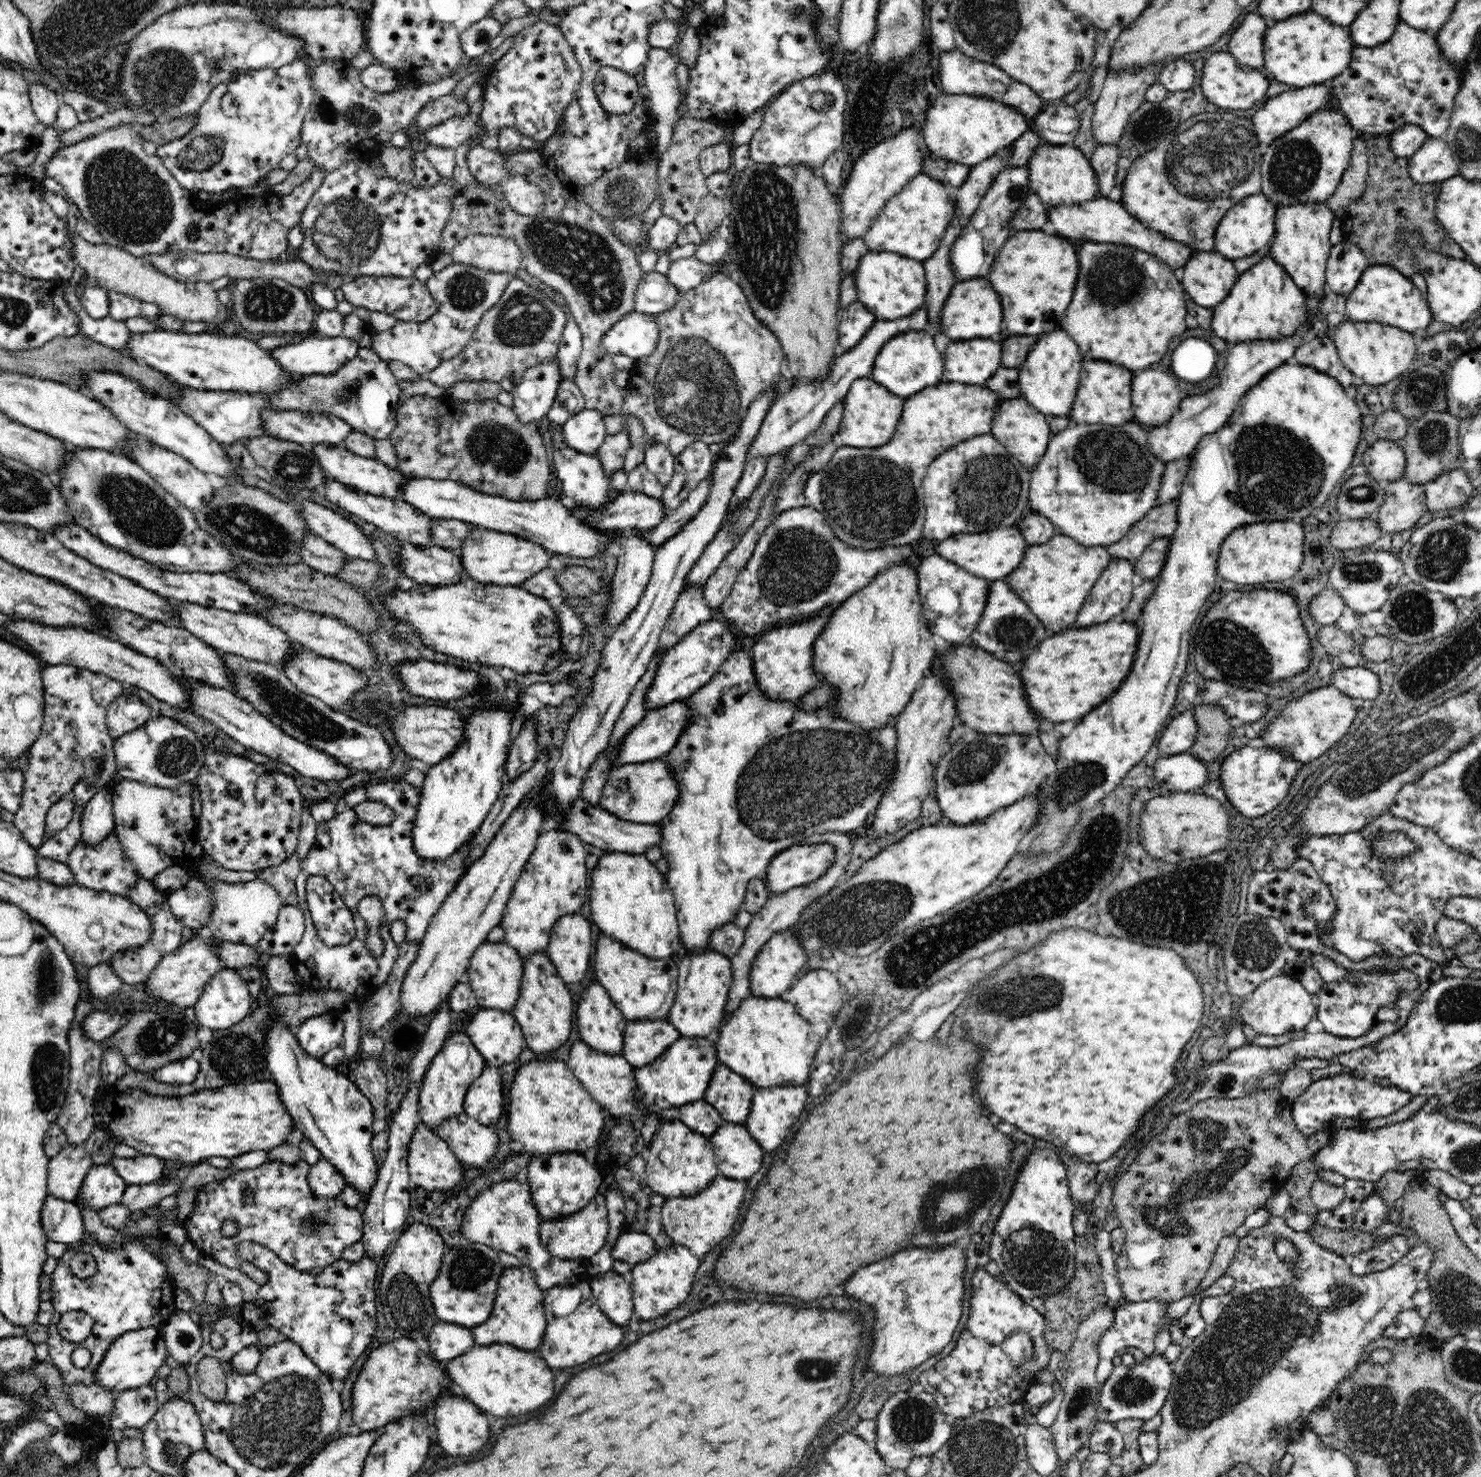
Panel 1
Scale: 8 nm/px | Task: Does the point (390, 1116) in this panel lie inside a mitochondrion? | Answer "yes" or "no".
no

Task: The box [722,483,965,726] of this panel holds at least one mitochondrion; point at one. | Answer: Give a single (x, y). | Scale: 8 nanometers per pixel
(798, 565)

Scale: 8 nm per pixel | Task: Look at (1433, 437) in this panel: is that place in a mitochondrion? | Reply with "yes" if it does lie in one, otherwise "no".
yes

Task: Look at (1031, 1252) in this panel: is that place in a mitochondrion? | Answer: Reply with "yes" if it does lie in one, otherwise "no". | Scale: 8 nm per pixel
yes

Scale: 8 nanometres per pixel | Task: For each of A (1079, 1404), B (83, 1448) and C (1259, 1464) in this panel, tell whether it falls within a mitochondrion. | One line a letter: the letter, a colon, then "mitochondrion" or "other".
A: mitochondrion
B: other
C: other

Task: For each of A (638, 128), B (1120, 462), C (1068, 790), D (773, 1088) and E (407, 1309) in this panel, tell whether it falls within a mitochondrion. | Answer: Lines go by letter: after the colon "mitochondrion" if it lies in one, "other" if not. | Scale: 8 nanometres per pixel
A: other
B: mitochondrion
C: mitochondrion
D: other
E: mitochondrion

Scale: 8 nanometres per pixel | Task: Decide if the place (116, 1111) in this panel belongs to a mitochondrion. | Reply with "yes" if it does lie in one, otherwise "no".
no

